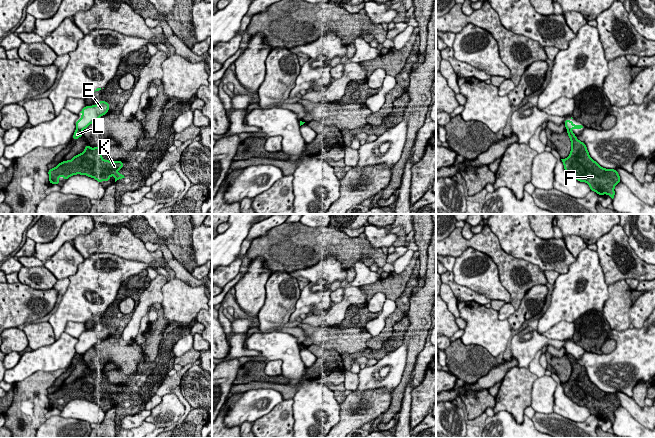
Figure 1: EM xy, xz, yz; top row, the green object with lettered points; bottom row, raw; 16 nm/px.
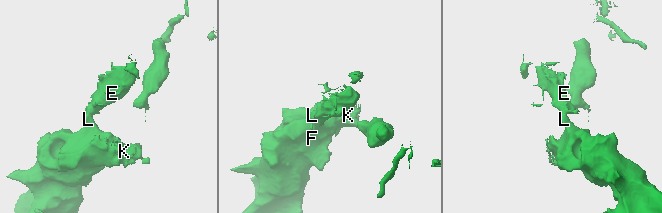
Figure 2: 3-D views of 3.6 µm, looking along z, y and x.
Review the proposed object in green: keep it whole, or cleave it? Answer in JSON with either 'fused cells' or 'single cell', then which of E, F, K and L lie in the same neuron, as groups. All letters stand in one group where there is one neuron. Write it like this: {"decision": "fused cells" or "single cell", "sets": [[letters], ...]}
{"decision": "fused cells", "sets": [["E"], ["F", "K", "L"]]}

